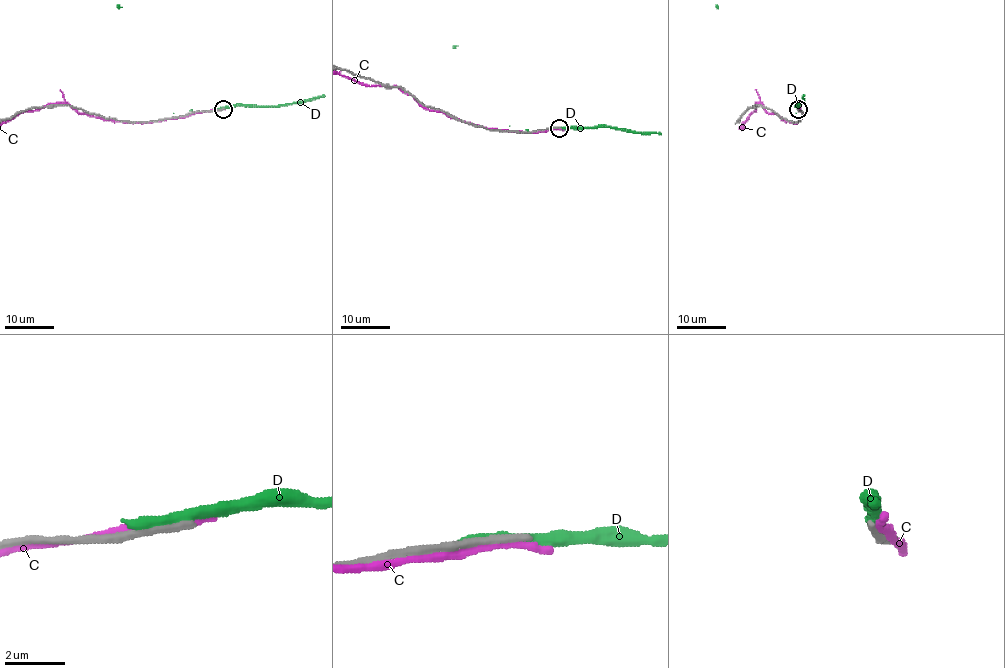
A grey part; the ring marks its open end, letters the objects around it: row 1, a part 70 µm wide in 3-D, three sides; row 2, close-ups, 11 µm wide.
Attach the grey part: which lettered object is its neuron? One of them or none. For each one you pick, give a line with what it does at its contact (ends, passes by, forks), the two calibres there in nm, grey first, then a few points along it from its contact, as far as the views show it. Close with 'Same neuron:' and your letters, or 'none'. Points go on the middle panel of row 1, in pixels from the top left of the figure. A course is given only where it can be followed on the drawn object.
Same neuron: none

